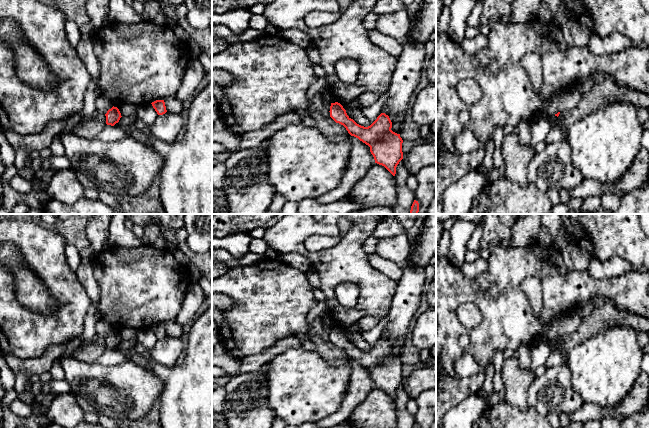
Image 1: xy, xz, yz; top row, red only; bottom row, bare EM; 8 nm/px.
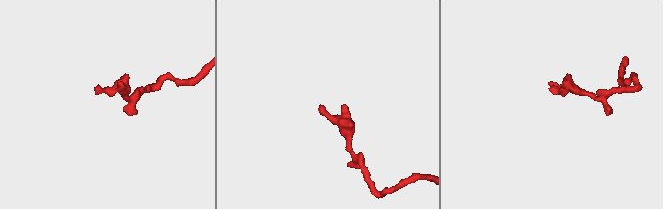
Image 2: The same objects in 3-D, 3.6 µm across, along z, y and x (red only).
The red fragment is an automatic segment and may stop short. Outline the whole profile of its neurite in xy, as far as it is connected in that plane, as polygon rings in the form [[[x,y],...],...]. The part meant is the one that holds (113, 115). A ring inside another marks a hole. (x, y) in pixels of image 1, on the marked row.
[[[114,106],[107,111],[105,116],[106,116],[106,124],[111,126],[114,126],[116,123],[118,123],[120,118],[122,117],[119,109]]]

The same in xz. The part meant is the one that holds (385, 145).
[[[338,102],[331,103],[329,112],[330,117],[343,125],[351,136],[370,147],[375,163],[384,166],[395,176],[396,167],[403,159],[403,140],[400,134],[391,130],[392,122],[388,115],[381,113],[370,126],[364,127],[351,119]]]

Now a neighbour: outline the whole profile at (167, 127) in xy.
[[[169,113],[158,115],[150,126],[150,131],[158,140],[171,144],[179,139],[179,134],[185,126],[185,116],[182,113]]]

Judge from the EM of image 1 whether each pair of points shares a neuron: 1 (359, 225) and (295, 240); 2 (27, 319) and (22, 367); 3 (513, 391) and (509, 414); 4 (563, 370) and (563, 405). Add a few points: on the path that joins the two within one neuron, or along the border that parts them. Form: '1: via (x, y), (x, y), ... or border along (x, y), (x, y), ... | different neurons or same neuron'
1: via (343, 236), (330, 228), (311, 228) | same neuron
2: border along (45, 349), (35, 357), (15, 357), (10, 354) | different neurons
3: border along (504, 400), (520, 410), (527, 408) | different neurons
4: via (561, 379), (561, 396) | same neuron

